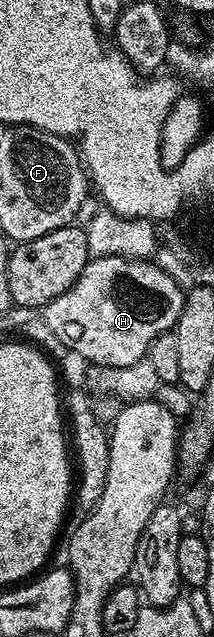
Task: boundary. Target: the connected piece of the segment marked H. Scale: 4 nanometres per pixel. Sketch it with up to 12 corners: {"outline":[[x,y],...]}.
{"outline":[[92,257],[42,310],[73,356],[145,358],[185,294],[151,258]]}

